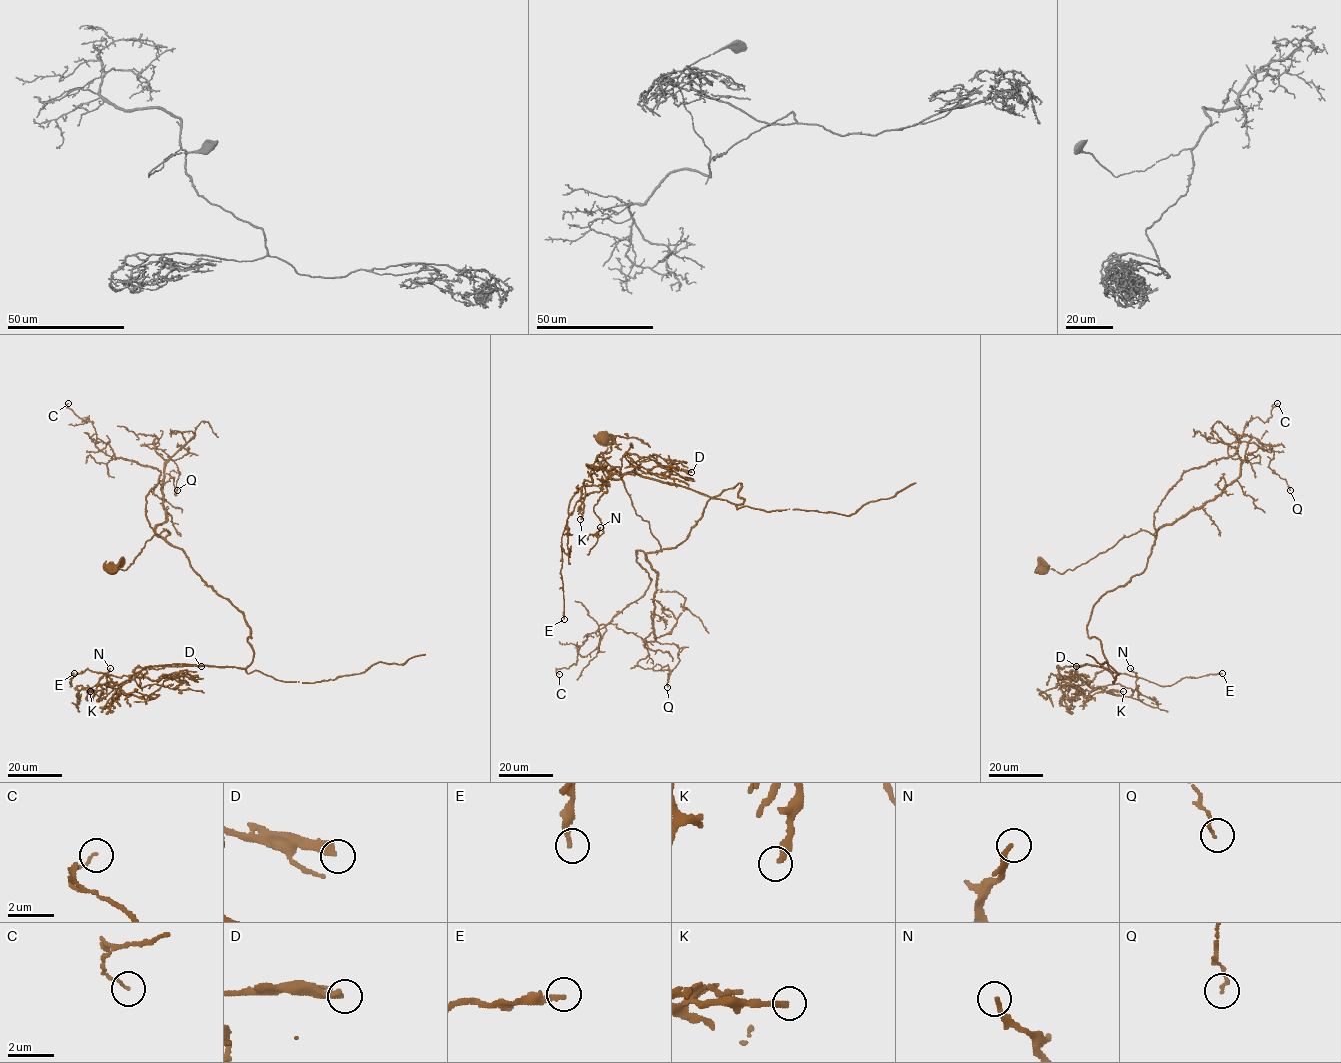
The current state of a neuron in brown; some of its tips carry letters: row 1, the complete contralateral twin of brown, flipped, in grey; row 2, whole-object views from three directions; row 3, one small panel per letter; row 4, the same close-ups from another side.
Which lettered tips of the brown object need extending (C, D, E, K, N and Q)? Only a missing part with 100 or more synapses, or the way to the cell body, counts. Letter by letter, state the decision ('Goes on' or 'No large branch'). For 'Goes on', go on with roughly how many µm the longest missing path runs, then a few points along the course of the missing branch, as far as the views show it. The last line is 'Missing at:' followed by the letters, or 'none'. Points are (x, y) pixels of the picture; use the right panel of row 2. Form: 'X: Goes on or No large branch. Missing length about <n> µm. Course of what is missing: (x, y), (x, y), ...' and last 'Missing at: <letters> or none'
C: No large branch
D: No large branch
E: No large branch
K: No large branch
N: No large branch
Q: No large branch
Missing at: none

